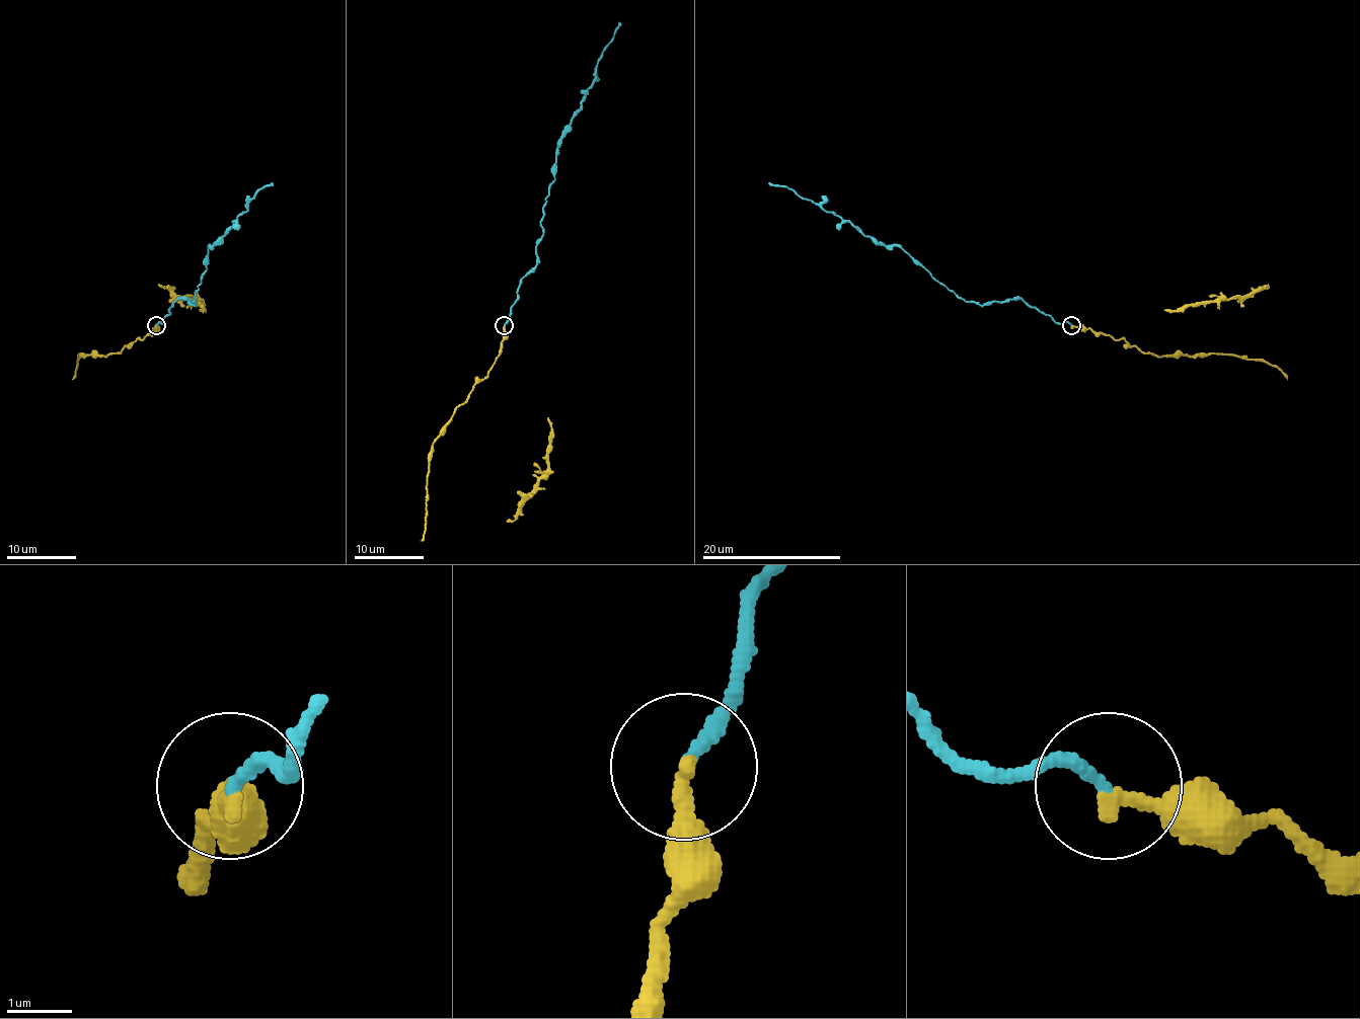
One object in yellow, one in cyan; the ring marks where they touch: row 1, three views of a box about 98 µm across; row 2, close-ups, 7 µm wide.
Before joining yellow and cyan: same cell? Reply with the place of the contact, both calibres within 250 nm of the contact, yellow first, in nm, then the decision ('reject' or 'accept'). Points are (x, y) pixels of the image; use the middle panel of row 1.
at (504, 325); 300 nm thick on the yellow side, 200 nm on the other; accept

